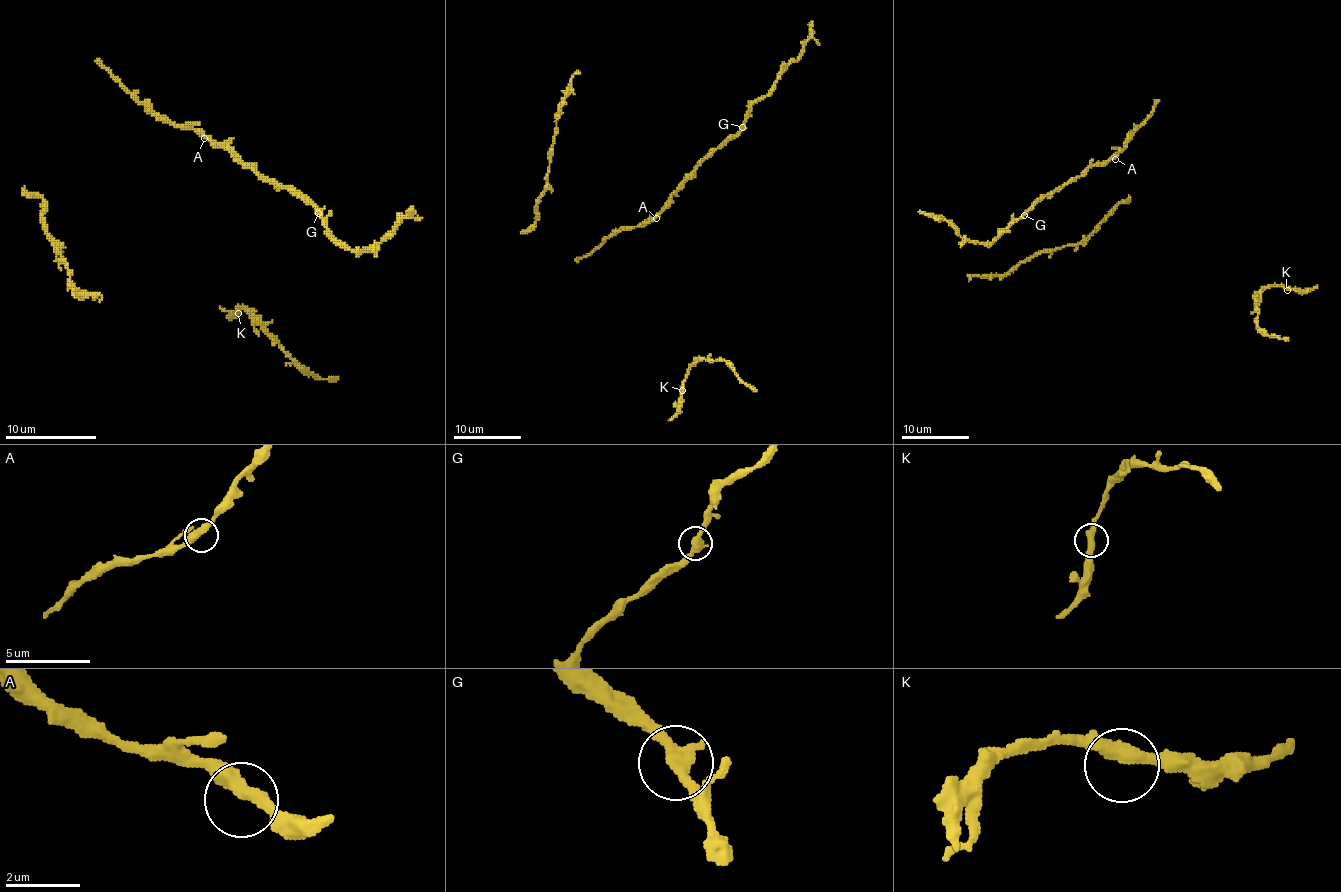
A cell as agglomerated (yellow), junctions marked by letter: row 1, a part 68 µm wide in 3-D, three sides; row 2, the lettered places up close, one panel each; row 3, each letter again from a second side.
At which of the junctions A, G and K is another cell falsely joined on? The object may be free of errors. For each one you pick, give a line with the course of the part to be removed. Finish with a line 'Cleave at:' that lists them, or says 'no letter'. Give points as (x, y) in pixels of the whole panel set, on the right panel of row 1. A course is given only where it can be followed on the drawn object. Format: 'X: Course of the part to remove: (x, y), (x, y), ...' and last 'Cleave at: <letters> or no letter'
Cleave at: no letter

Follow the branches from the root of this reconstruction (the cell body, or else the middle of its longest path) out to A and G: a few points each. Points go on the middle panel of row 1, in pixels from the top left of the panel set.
A: (629, 226), (644, 226), (656, 218)
G: (629, 226), (644, 226), (677, 187), (741, 126)

